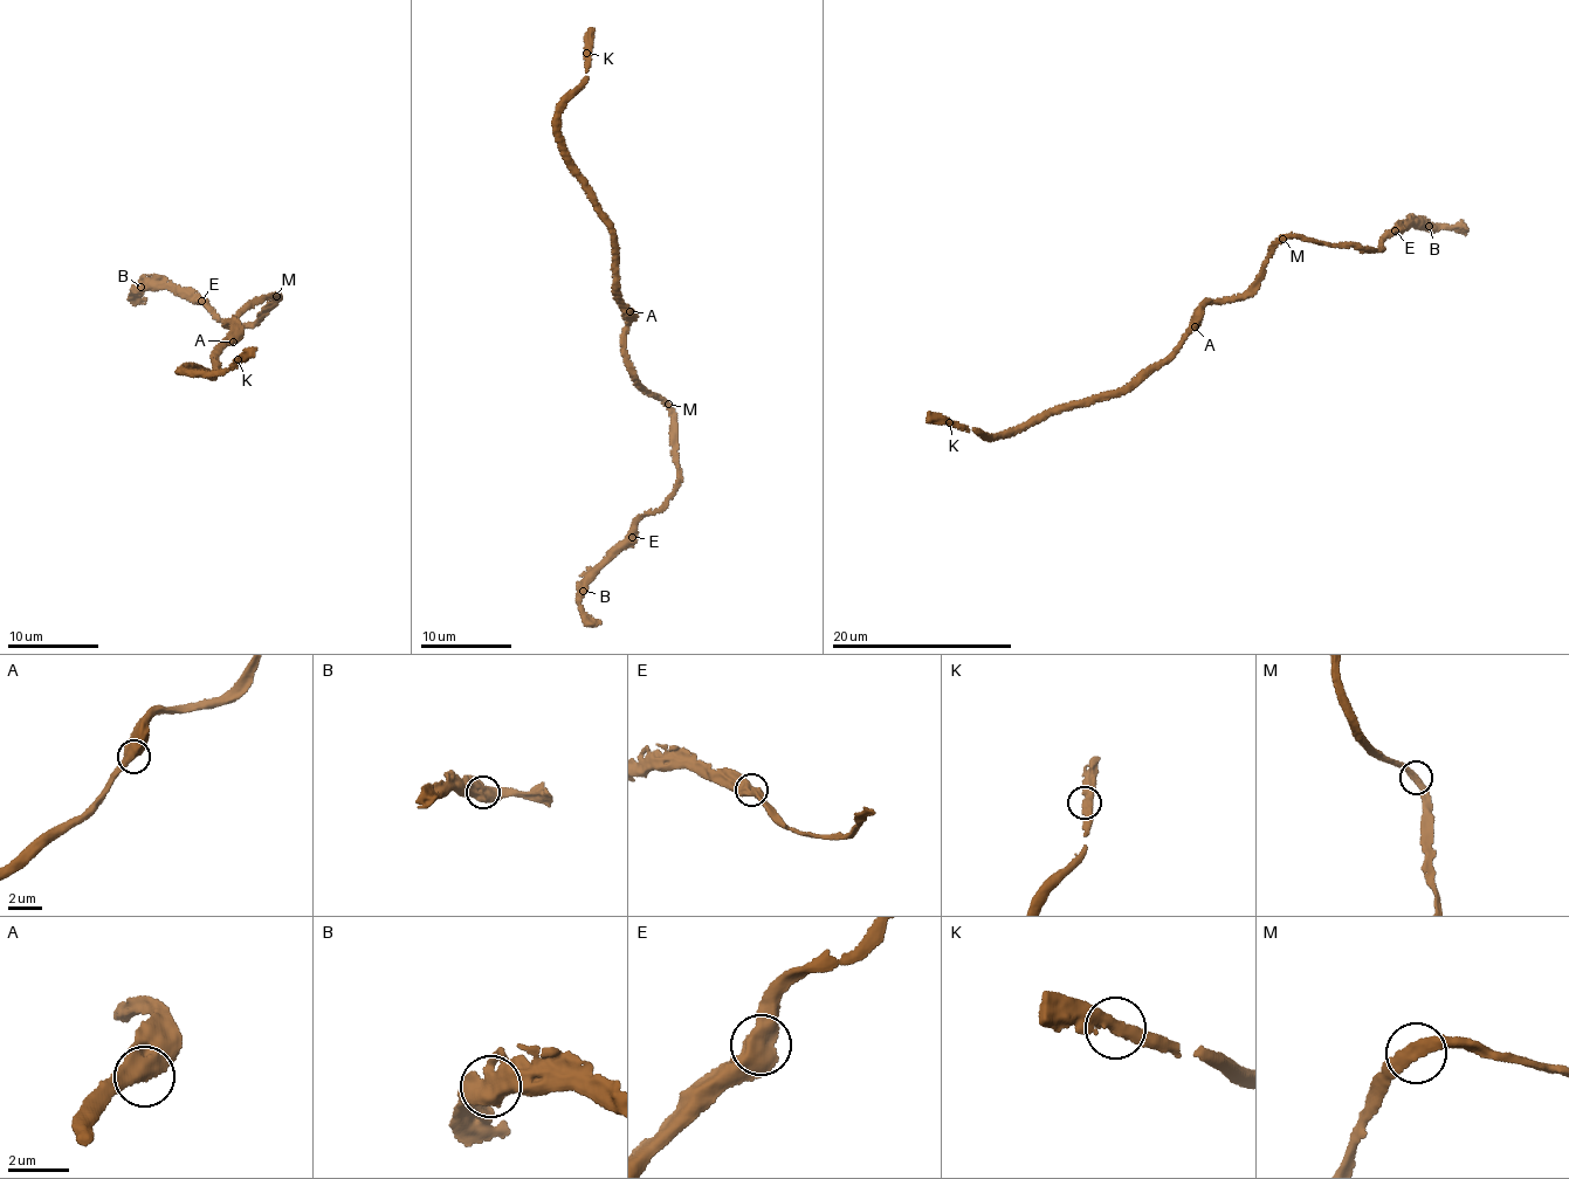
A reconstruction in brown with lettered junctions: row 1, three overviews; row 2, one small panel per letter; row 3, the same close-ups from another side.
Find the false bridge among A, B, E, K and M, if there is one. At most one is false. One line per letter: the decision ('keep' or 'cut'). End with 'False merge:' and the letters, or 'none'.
A: keep
B: keep
E: keep
K: keep
M: keep
False merge: none

